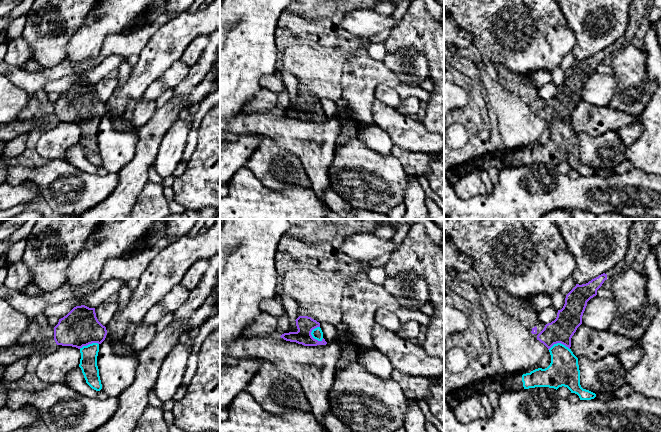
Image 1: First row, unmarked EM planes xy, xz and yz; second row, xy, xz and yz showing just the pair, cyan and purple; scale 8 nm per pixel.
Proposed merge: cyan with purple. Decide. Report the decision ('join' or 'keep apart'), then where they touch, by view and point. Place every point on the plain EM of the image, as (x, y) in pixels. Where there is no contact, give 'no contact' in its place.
join; contact xz (311, 110)

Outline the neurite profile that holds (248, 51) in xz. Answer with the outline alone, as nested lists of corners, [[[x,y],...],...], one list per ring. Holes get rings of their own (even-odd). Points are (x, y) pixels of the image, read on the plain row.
[[[220,0],[220,119],[231,118],[244,111],[249,101],[260,91],[260,79],[273,75],[277,67],[276,28],[283,11],[290,0]]]

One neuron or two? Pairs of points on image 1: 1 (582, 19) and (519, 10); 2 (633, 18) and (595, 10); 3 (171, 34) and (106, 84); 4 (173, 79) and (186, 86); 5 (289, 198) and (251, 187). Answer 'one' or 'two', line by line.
1: two
2: two
3: two
4: two
5: one

